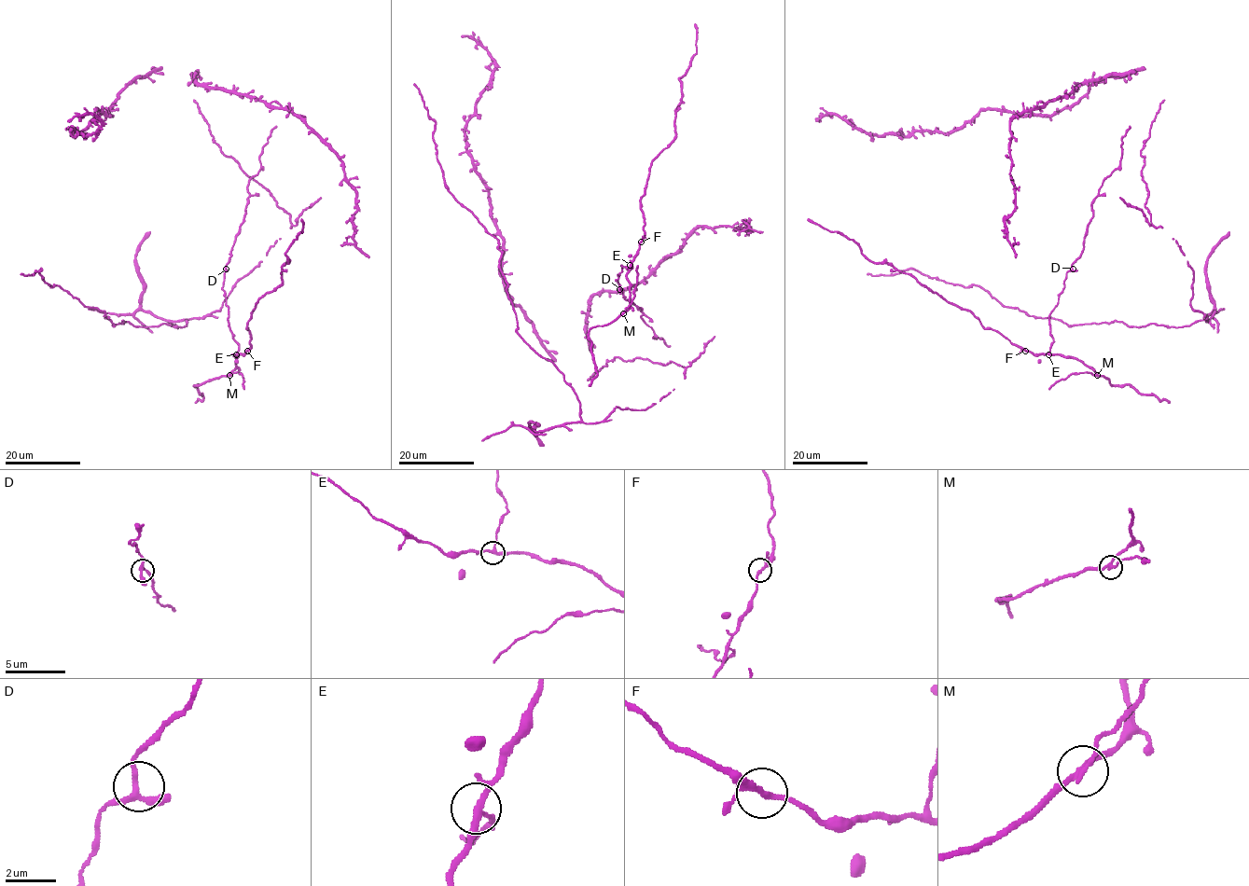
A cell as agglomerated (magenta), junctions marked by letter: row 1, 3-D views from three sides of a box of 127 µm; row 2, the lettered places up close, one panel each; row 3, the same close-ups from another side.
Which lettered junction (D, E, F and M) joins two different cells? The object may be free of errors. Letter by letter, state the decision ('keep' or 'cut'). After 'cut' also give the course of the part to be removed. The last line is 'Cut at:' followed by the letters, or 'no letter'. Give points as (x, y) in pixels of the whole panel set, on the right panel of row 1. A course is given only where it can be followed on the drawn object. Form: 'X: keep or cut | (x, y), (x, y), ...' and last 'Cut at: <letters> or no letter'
D: keep
E: keep
F: keep
M: cut | (1097, 375), (1073, 373), (1048, 389)
Cut at: M

